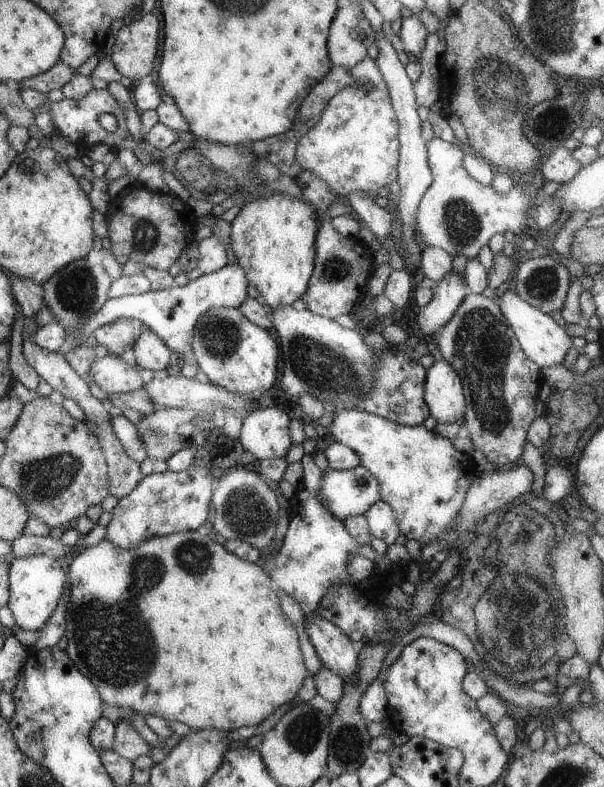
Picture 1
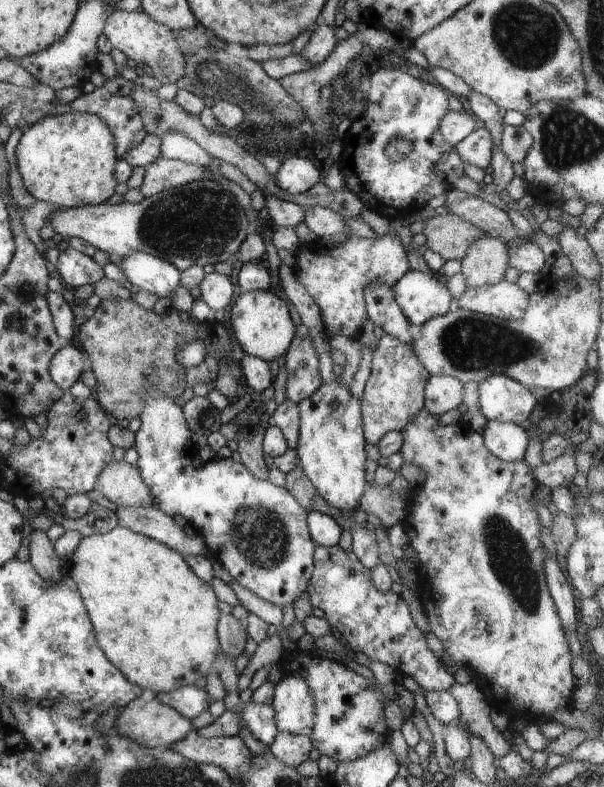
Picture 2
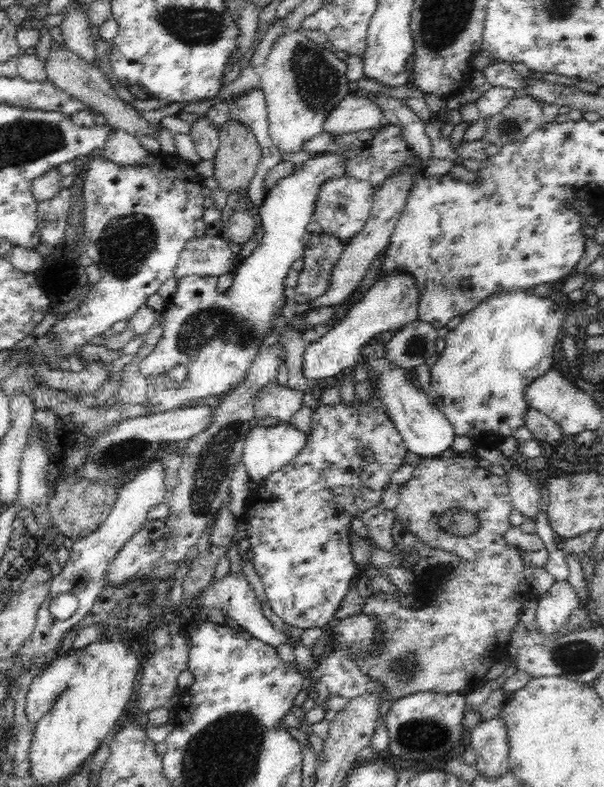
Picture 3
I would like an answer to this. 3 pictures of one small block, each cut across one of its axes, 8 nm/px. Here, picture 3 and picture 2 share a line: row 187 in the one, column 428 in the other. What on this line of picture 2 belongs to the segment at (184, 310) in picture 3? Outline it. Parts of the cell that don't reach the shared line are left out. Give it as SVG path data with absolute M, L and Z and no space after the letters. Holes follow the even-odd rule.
M410 270L393 286L394 298L402 309L404 316L414 326L424 326L431 318L445 315L454 307L452 294L448 292L446 285L435 277L435 274L428 270Z

